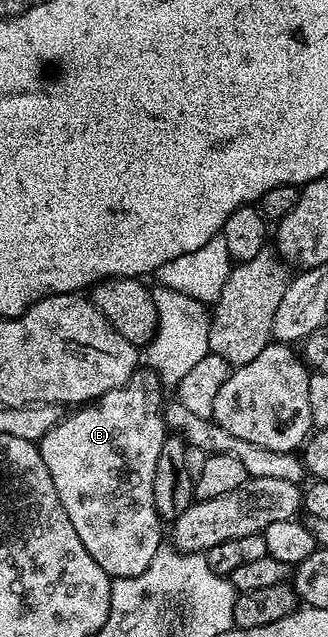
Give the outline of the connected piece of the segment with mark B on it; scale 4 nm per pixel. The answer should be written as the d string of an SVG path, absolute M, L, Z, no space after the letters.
M136 369L135 375L121 388L113 388L113 392L105 392L101 397L94 399L93 404L76 409L79 410L76 414L68 413L52 430L45 432L45 436L37 443L41 460L45 460L45 468L49 468L49 476L53 476L53 488L57 488L57 496L61 500L61 508L65 508L65 516L69 516L77 536L81 536L81 544L85 544L85 552L89 552L89 556L93 556L93 560L97 560L97 564L101 564L103 571L110 574L112 579L141 576L165 542L165 526L153 504L153 476L157 472L157 460L163 455L163 443L169 437L163 411L165 406L163 390L165 391L164 383L153 369Z

